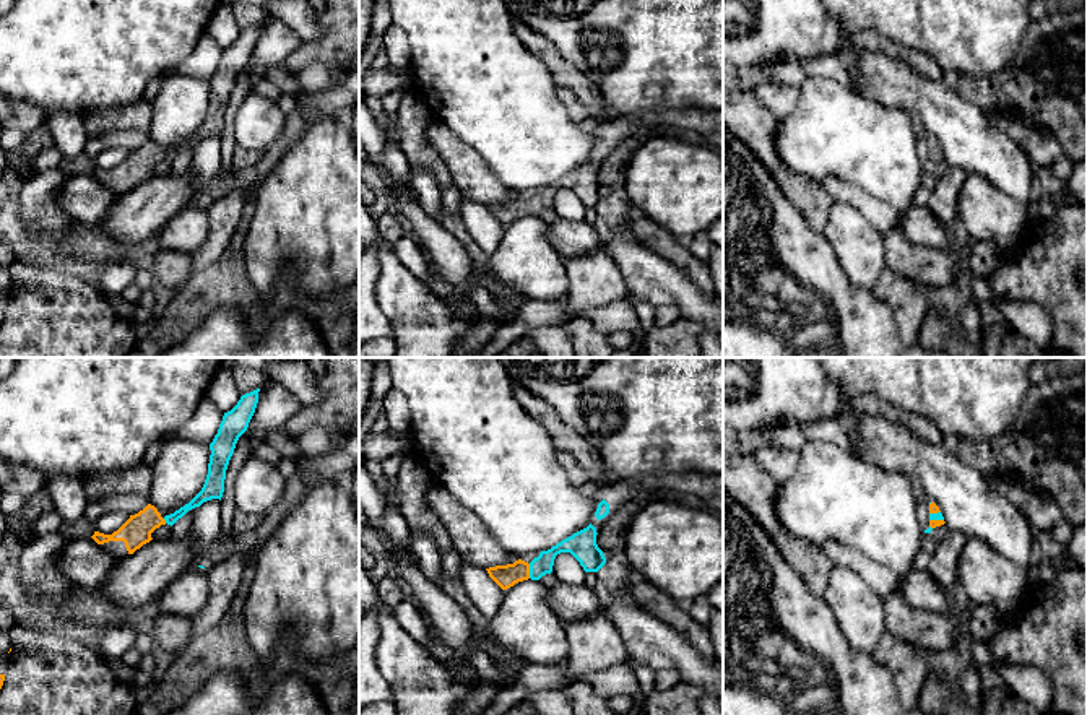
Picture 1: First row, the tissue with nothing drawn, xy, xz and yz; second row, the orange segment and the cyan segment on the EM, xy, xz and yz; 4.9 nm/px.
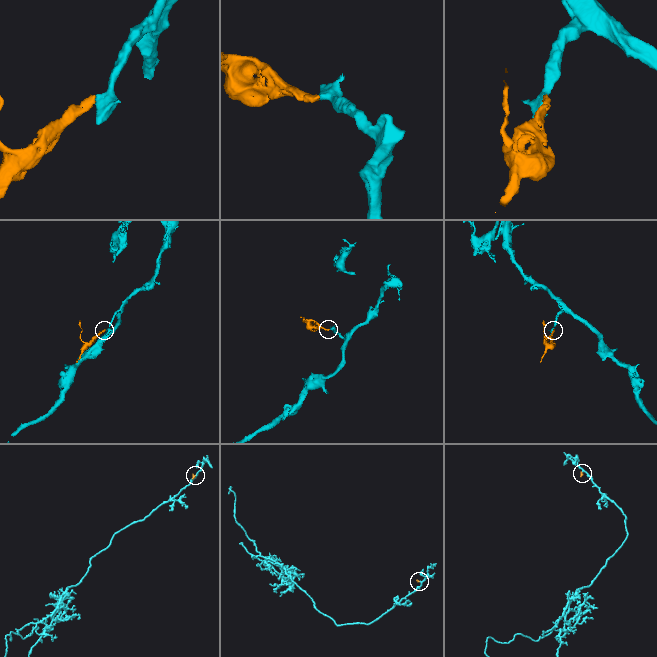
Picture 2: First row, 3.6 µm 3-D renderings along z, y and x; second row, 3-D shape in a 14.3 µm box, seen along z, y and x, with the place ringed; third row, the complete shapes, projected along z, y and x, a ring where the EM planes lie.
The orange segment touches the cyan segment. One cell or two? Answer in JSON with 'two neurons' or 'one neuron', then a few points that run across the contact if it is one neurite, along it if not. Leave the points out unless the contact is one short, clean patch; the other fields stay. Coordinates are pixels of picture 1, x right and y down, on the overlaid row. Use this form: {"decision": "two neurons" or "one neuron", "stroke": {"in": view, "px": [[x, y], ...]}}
{"decision": "one neuron", "stroke": {"in": "xz", "px": [[507, 576], [528, 571], [540, 566]]}}

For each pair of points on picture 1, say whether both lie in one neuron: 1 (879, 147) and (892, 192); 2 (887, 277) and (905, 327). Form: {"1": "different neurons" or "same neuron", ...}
{"1": "same neuron", "2": "same neuron"}

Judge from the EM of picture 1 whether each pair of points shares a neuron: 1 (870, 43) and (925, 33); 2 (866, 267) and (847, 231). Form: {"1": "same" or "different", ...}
{"1": "different", "2": "same"}

